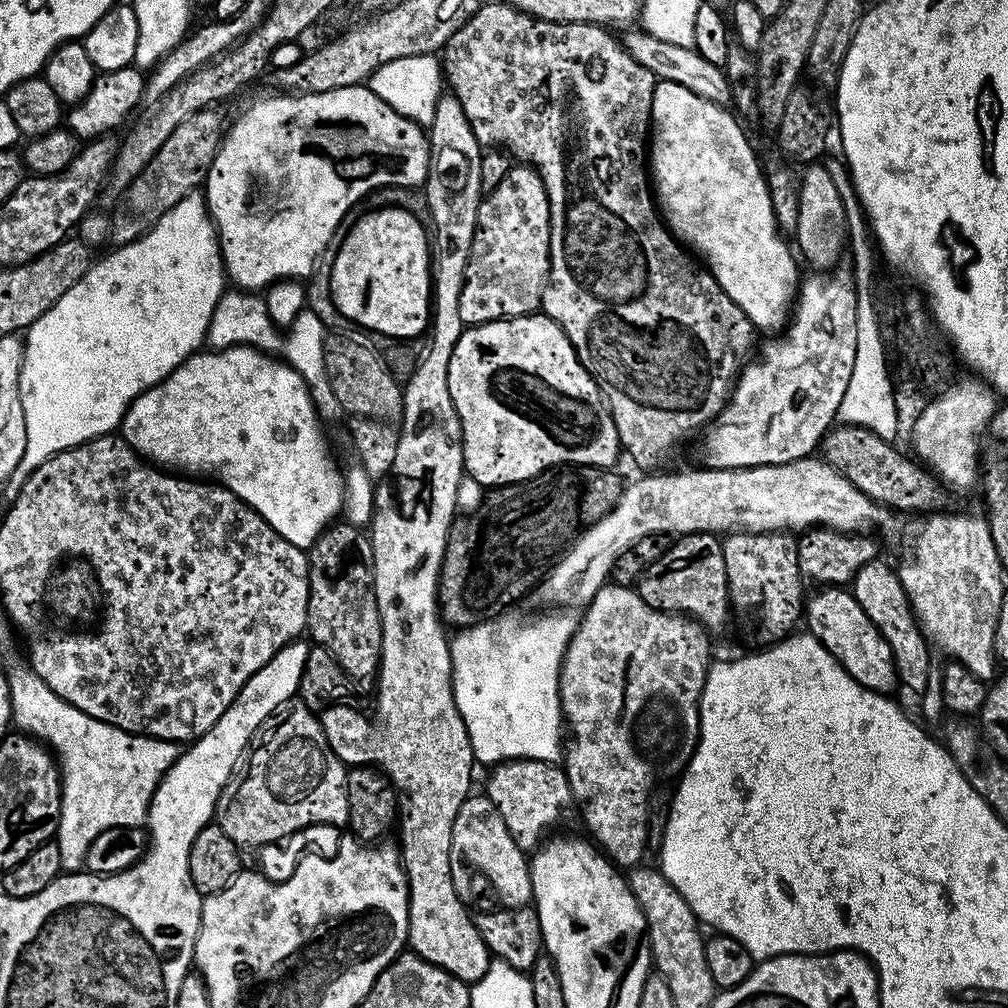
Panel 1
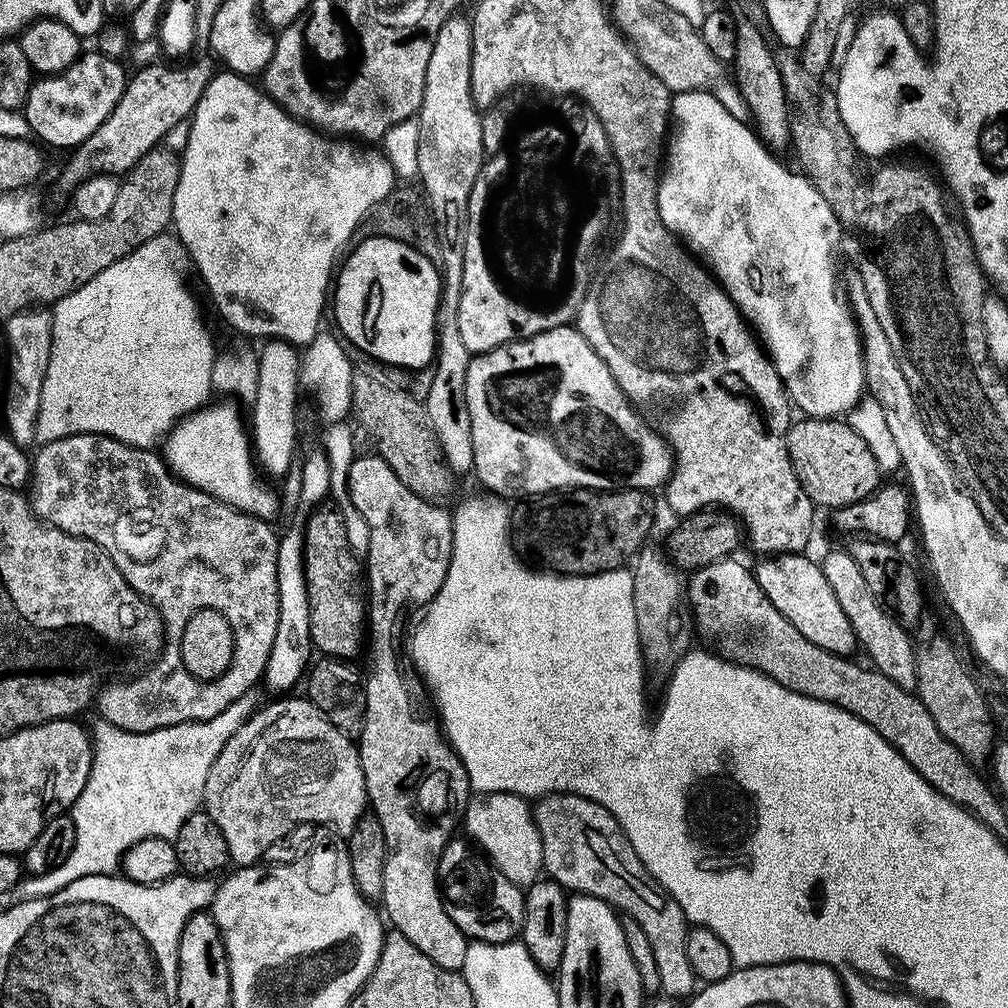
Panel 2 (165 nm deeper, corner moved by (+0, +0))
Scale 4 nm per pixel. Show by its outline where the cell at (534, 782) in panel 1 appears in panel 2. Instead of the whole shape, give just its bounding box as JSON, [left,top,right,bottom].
[534,792,697,998]

